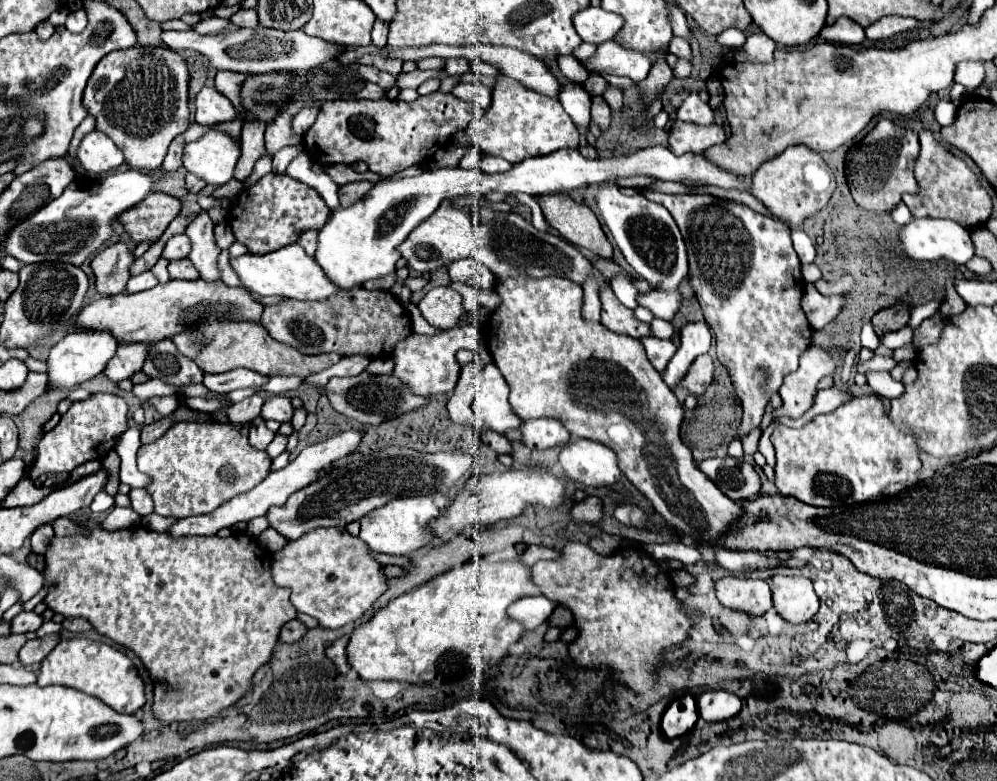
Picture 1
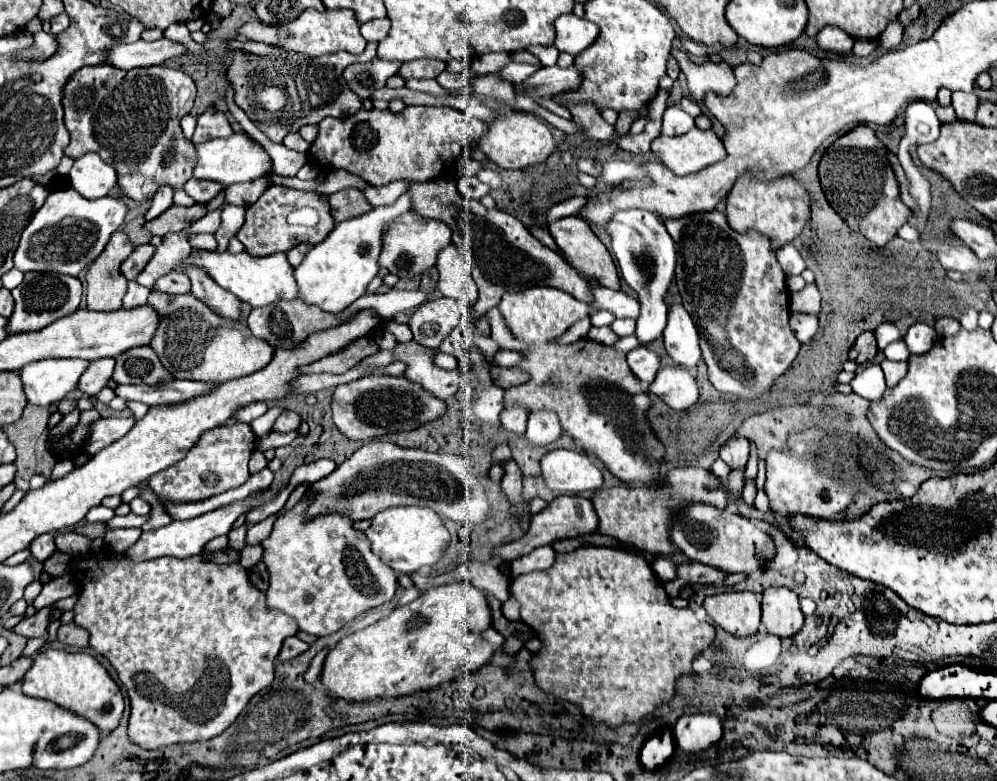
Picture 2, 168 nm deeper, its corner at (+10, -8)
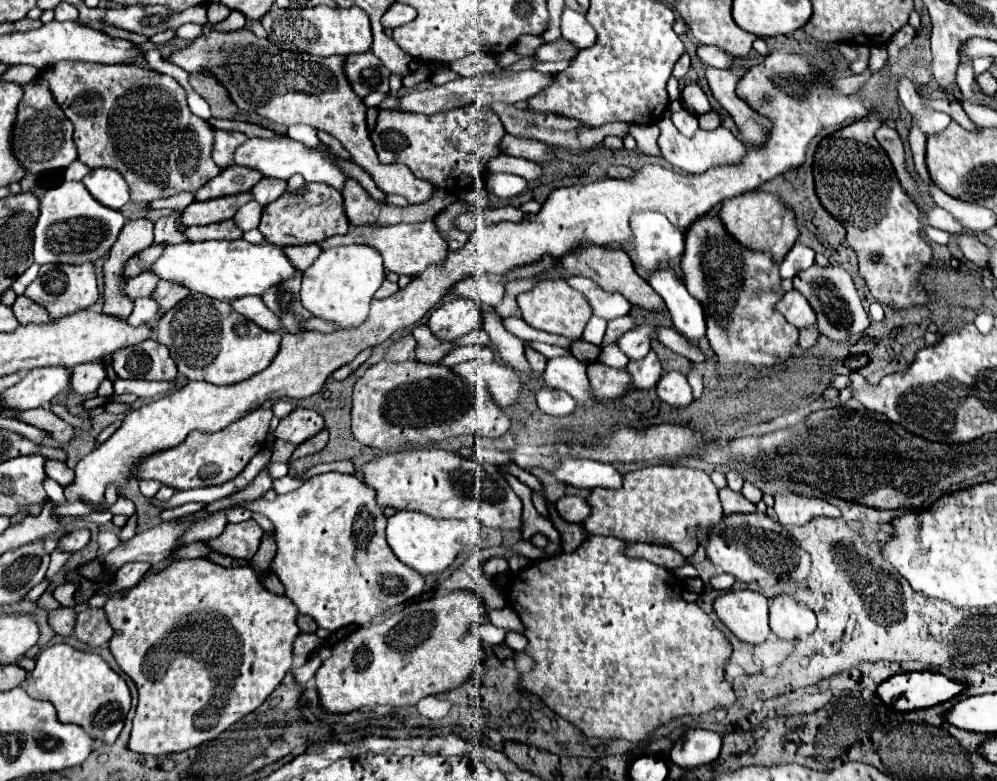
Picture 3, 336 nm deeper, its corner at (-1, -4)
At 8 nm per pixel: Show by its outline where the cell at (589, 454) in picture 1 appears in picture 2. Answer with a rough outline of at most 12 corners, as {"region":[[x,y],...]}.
{"region":[[578,451],[542,457],[542,477],[554,491],[602,487],[602,471]]}

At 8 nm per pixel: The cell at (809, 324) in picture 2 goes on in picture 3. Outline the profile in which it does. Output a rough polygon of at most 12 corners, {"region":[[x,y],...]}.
{"region":[[817,327],[799,331],[799,347],[807,351],[819,339]]}

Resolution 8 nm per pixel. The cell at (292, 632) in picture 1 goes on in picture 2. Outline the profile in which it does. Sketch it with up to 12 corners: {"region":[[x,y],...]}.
{"region":[[288,637],[282,643],[280,661],[294,659],[308,645],[298,637]]}

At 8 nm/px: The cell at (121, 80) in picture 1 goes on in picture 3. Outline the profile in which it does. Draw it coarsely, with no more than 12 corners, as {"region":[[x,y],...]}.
{"region":[[43,69],[79,161],[131,201],[195,193],[213,129],[169,75]]}

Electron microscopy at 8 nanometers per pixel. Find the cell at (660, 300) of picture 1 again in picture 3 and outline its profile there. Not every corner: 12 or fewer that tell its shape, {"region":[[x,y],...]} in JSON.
{"region":[[581,275],[565,279],[591,305],[593,315],[611,321],[627,315],[631,303],[605,293]]}

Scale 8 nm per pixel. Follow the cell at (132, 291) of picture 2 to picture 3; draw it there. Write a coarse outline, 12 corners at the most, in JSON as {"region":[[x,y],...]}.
{"region":[[135,299],[127,323],[133,327],[155,321],[155,301]]}

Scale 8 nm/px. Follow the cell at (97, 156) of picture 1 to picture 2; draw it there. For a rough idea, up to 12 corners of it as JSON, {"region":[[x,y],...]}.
{"region":[[96,153],[74,159],[70,183],[96,199],[116,185],[116,171]]}

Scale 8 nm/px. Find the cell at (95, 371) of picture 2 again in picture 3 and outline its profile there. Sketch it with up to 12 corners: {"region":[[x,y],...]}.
{"region":[[101,361],[71,369],[71,391],[91,395],[107,377]]}

